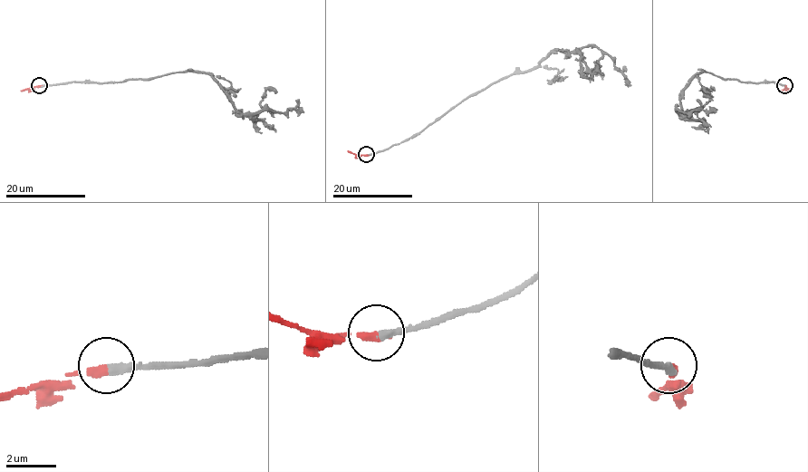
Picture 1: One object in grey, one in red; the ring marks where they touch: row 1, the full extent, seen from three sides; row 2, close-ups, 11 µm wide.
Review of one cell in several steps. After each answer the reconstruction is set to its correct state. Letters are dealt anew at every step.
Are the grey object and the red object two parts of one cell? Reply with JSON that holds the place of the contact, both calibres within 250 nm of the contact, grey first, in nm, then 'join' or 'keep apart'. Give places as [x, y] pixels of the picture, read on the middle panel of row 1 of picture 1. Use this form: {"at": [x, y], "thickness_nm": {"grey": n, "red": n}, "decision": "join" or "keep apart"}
{"at": [366, 154], "thickness_nm": {"grey": 320, "red": 320}, "decision": "join"}

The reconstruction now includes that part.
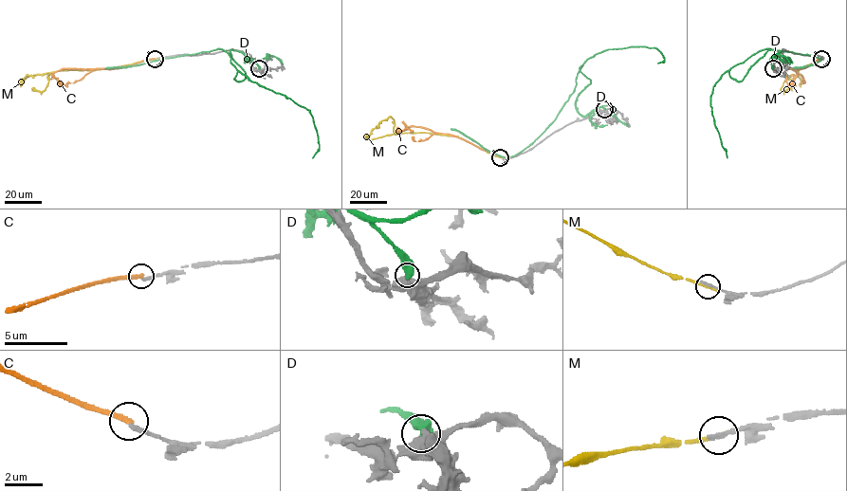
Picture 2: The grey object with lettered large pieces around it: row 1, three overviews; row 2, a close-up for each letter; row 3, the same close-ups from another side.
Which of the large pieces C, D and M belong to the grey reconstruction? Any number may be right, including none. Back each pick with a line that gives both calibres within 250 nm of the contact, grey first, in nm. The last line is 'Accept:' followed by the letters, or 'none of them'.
Accept: none of them

